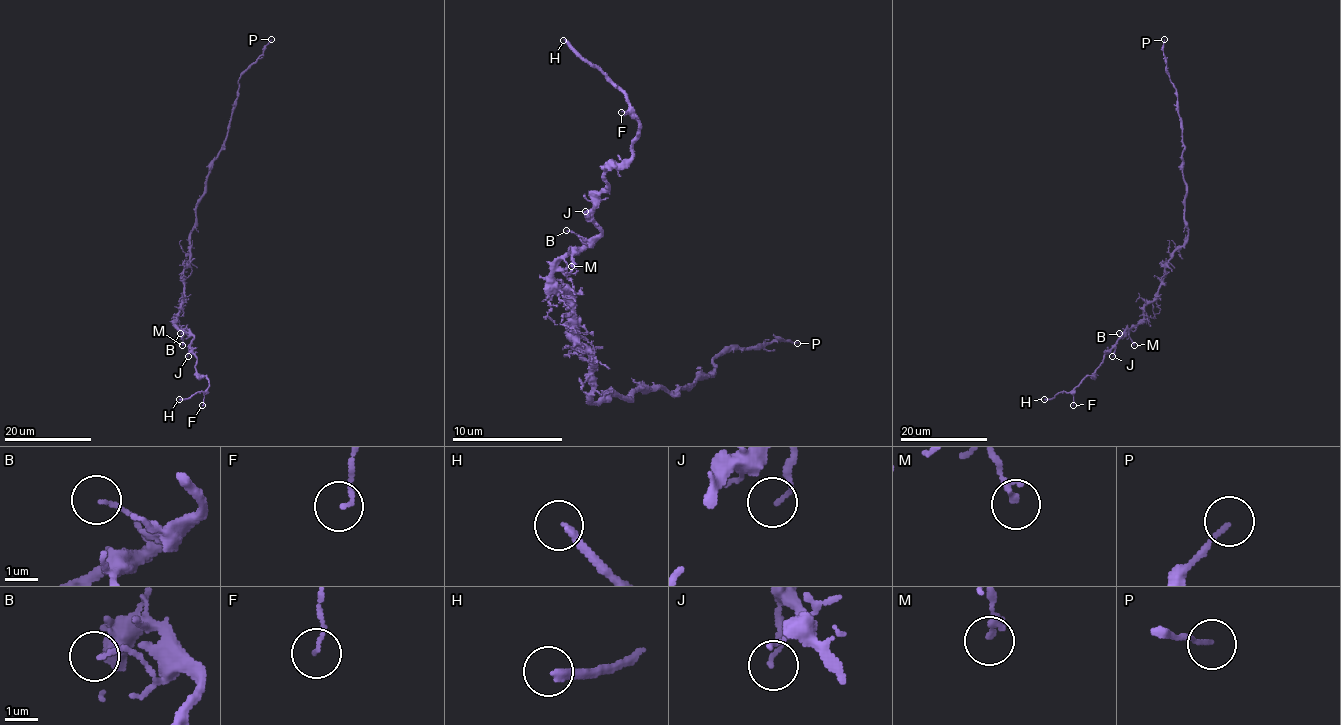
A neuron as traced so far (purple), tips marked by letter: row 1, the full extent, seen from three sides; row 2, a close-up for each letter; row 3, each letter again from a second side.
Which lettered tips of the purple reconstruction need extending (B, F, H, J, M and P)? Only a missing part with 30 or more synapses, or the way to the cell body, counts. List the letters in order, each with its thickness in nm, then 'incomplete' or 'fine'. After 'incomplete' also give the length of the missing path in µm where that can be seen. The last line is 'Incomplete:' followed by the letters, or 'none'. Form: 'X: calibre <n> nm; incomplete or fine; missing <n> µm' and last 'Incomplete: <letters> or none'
B: calibre 90 nm; fine
F: calibre 100 nm; fine
H: calibre 240 nm; incomplete; missing 25 µm
J: calibre 110 nm; fine
M: calibre 200 nm; fine
P: calibre 120 nm; fine
Incomplete: H

